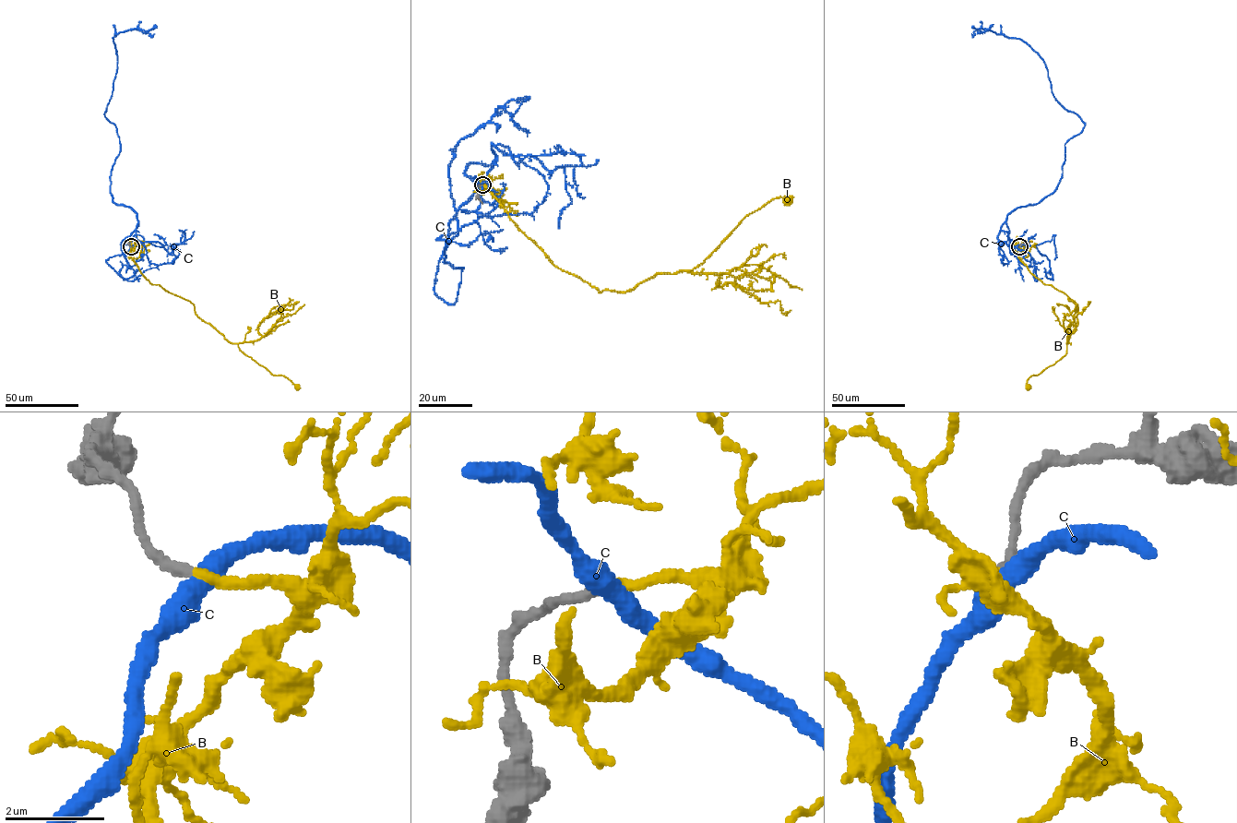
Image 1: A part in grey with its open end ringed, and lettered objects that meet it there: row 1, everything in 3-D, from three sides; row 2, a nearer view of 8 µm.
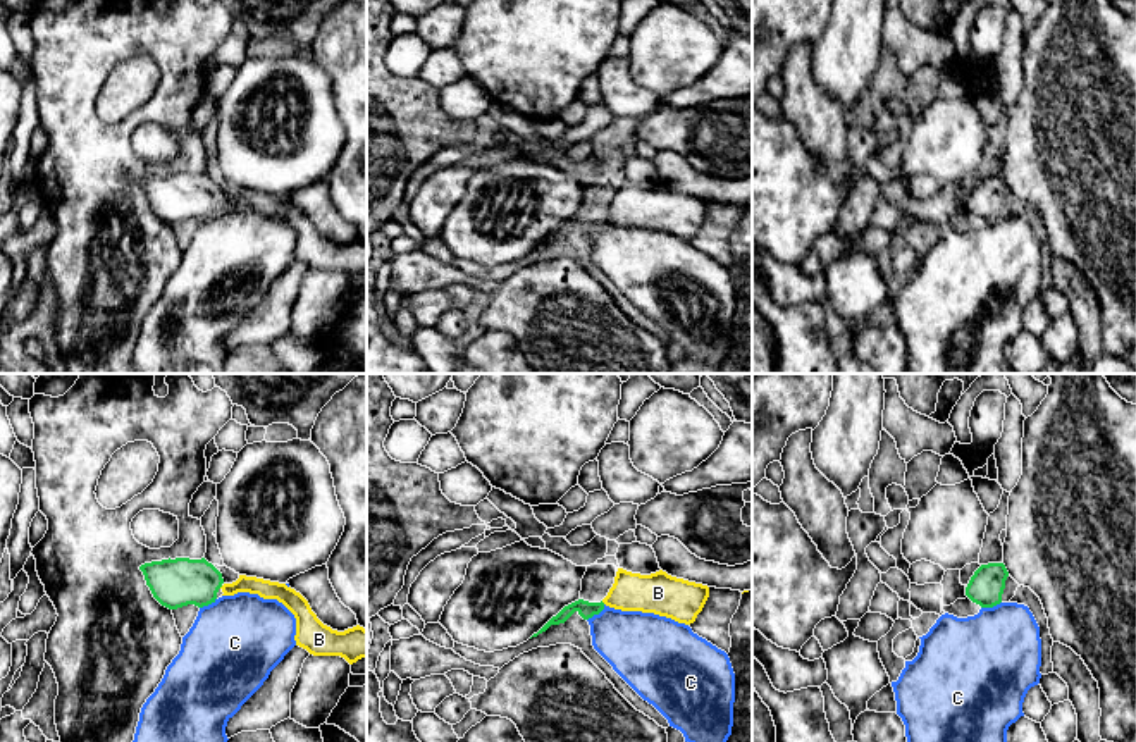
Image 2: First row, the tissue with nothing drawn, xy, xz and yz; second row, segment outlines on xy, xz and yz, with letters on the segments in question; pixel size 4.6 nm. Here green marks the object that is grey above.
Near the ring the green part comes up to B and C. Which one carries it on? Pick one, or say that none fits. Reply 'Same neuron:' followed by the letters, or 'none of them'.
Same neuron: B

